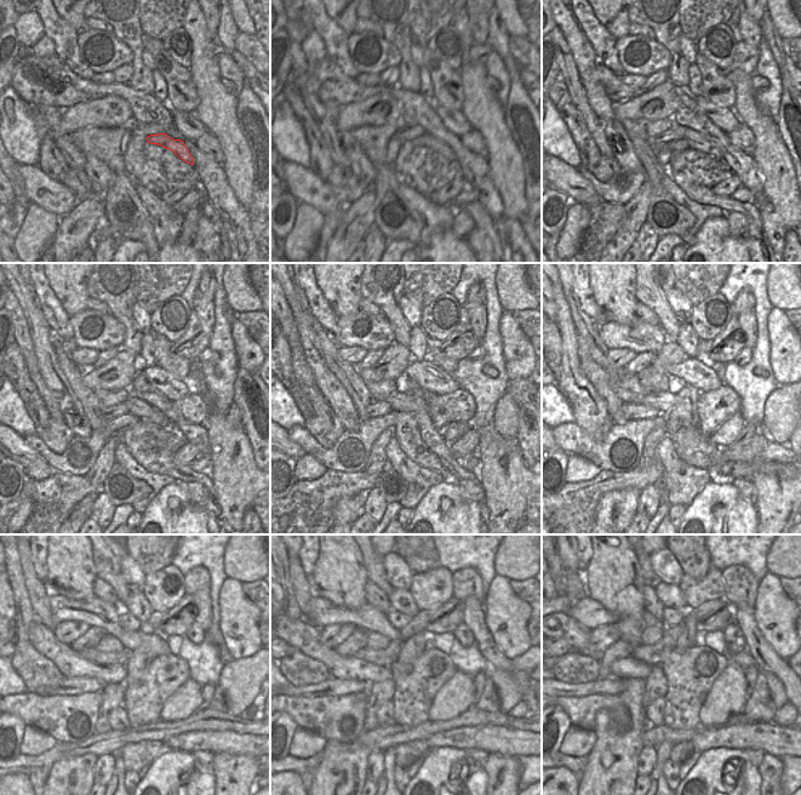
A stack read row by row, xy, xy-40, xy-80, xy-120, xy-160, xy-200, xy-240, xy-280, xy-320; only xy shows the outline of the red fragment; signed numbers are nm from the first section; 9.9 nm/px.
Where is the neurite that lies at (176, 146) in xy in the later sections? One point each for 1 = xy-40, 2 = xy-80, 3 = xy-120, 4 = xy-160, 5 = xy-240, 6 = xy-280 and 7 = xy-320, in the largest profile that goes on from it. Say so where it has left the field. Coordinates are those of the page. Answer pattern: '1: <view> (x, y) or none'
1: xy-40 (427, 139)
2: xy-80 (694, 139)
3: xy-120 (136, 406)
4: xy-160 (399, 401)
5: xy-240 (70, 664)
6: xy-280 (299, 634)
7: xy-320 (567, 628)

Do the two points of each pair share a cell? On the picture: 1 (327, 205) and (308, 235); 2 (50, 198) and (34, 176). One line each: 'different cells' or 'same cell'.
1: different cells
2: same cell

